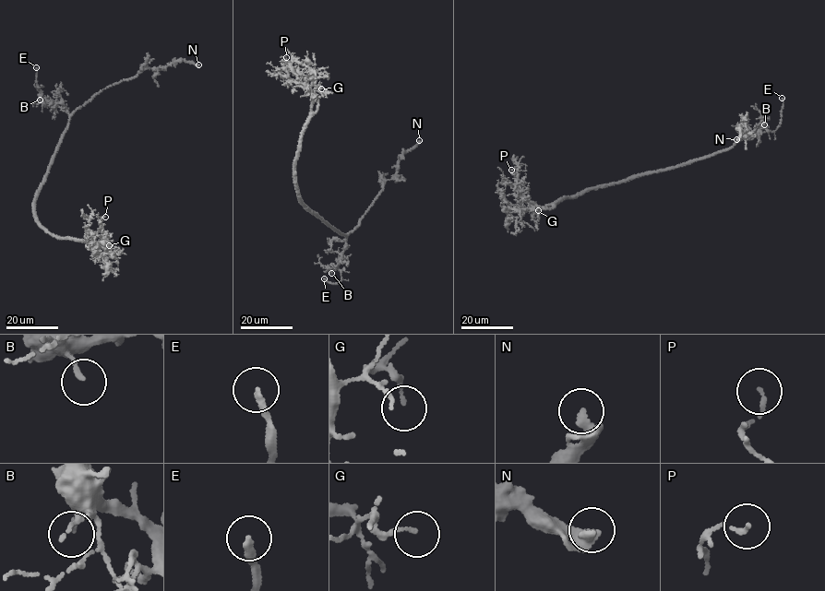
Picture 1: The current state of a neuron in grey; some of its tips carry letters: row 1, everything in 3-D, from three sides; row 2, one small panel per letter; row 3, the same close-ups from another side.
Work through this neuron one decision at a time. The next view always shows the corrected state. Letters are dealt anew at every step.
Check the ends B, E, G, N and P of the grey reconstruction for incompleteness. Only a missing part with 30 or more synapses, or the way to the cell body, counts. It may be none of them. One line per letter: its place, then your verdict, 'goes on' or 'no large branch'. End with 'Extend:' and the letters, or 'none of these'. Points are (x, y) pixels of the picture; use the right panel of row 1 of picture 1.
B: (764, 124) | no large branch
E: (782, 98) | goes on
G: (538, 210) | no large branch
N: (736, 139) | no large branch
P: (511, 170) | no large branch
Extend: E

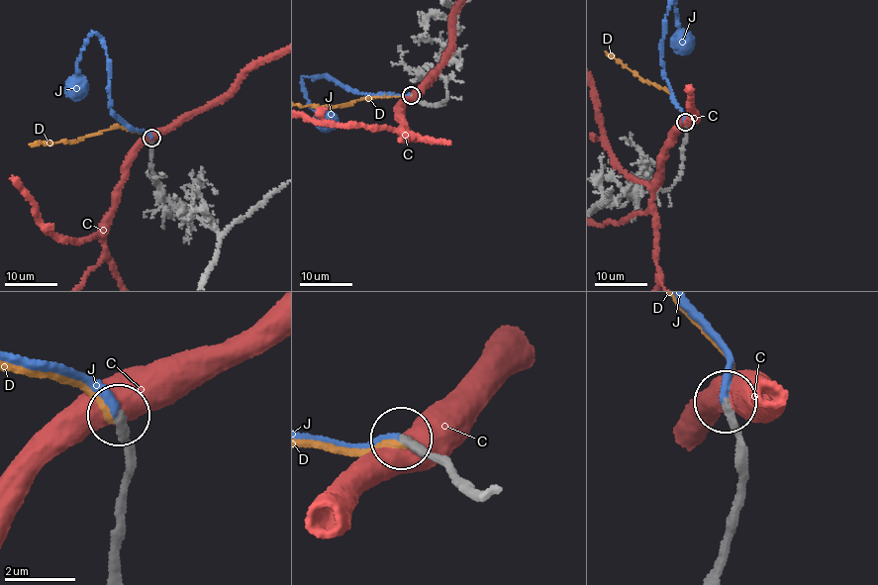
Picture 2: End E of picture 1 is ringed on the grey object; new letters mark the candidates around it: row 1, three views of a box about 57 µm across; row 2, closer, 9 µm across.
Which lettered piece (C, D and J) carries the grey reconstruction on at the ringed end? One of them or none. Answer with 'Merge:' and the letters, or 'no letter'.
Merge: J

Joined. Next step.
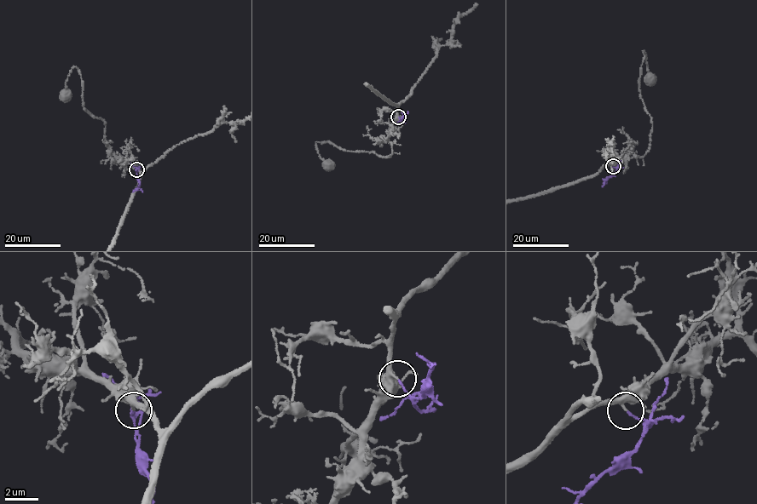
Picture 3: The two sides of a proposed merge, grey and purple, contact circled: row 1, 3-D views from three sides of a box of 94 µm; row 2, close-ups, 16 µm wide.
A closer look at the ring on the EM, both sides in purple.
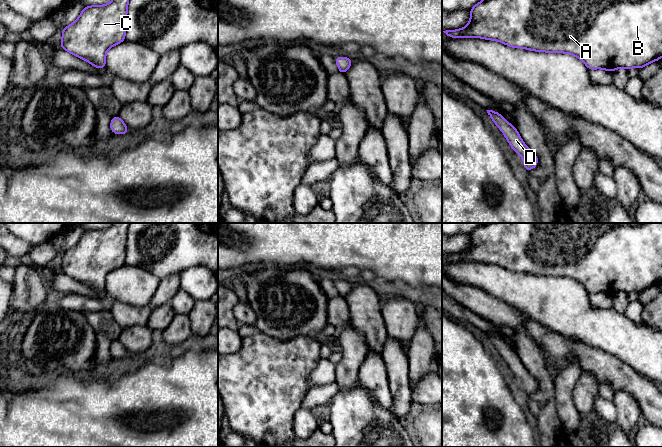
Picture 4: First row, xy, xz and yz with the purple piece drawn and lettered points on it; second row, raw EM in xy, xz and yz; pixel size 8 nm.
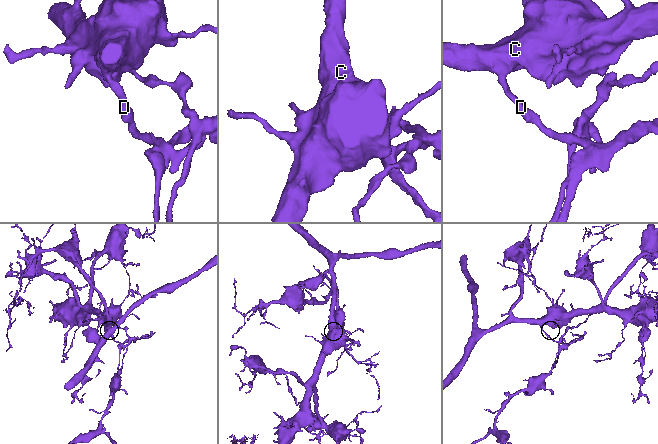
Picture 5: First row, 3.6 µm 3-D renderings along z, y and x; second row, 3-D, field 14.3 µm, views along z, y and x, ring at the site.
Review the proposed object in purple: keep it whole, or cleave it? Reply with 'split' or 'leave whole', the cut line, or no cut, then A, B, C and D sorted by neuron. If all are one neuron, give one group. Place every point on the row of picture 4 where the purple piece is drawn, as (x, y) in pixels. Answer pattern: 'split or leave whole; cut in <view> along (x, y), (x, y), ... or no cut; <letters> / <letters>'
leave whole; no cut; A B C D

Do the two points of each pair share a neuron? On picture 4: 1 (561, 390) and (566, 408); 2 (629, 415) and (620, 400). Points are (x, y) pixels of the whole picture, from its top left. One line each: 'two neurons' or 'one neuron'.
1: one neuron
2: one neuron

